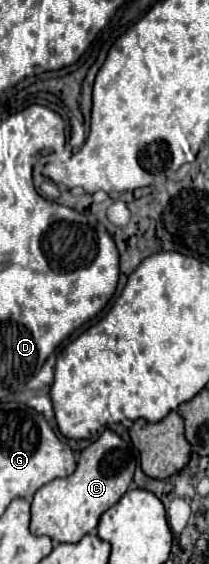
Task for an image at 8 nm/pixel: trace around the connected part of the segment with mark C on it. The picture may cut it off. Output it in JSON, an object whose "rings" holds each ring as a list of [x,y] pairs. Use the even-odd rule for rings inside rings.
{"rings":[[[105,429],[103,435],[81,451],[77,469],[61,479],[45,483],[31,501],[31,533],[47,535],[57,543],[77,543],[83,535],[95,531],[103,511],[113,507],[133,481],[135,453],[115,431]]]}

